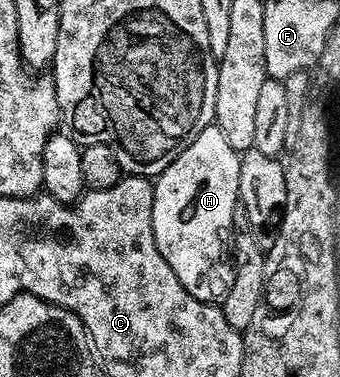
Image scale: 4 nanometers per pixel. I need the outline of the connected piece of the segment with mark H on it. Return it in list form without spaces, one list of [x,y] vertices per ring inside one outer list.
[[[212,125],[197,133],[195,140],[154,180],[155,244],[186,291],[200,290],[203,274],[222,257],[223,246],[228,246],[232,238],[231,222],[239,203],[240,158],[240,152],[225,141],[225,133]]]

